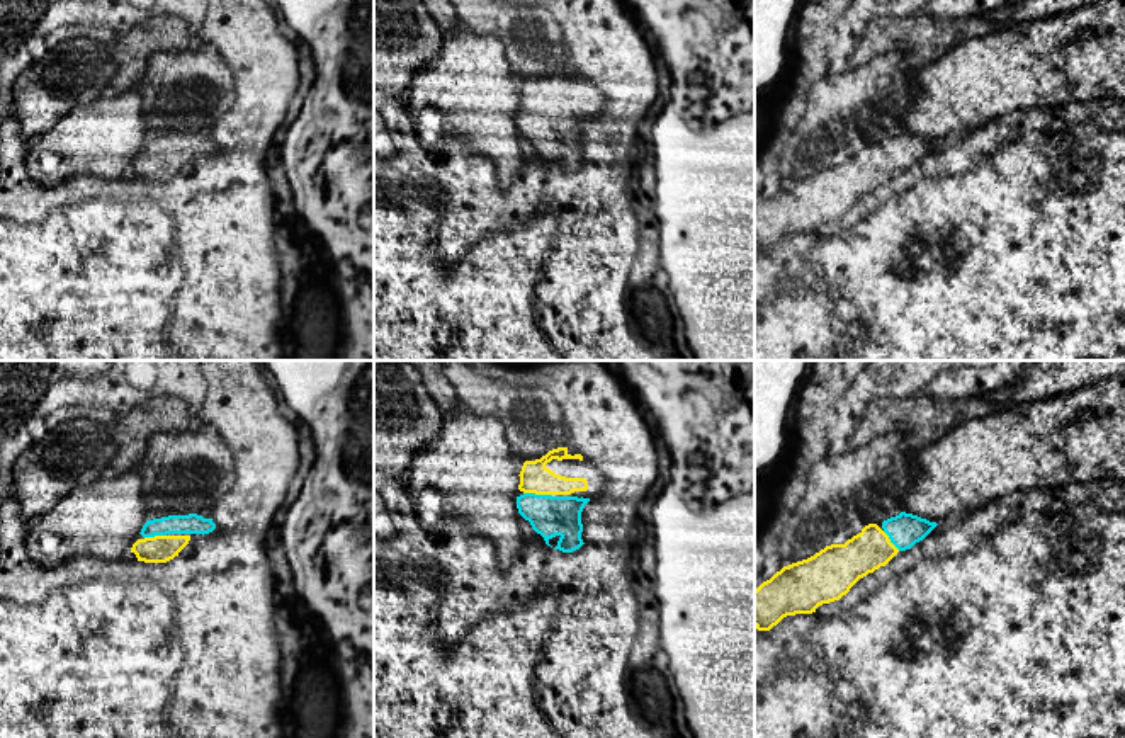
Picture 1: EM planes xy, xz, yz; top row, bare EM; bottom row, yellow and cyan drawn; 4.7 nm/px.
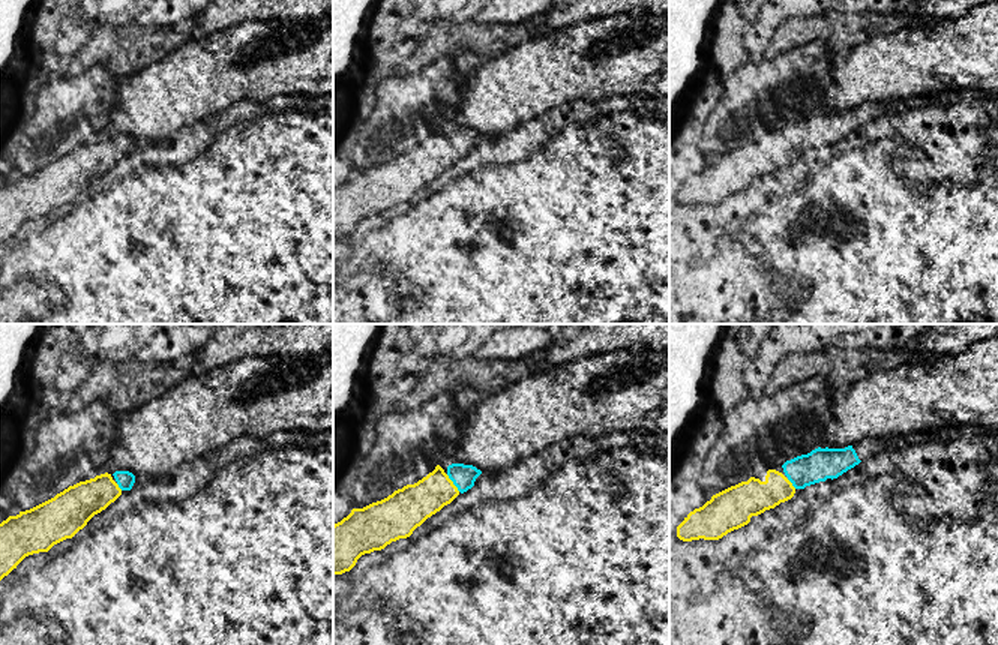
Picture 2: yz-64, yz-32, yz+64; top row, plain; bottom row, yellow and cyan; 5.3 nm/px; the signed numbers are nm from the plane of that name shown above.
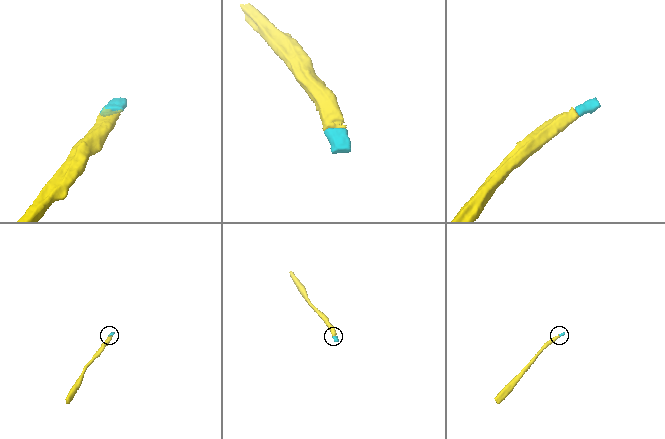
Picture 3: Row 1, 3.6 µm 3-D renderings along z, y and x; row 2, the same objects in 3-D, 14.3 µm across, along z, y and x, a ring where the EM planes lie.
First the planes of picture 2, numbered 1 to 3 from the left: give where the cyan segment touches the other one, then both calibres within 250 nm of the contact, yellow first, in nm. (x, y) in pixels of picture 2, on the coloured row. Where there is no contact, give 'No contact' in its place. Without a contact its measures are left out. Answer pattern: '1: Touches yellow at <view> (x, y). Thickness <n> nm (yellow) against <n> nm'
1: Touches yellow at yz-64 (117, 486). Thickness 220 nm (yellow) against 90 nm
2: Touches yellow at yz-32 (452, 483). Thickness 220 nm (yellow) against 130 nm
3: Touches yellow at yz+64 (791, 483). Thickness 190 nm (yellow) against 170 nm

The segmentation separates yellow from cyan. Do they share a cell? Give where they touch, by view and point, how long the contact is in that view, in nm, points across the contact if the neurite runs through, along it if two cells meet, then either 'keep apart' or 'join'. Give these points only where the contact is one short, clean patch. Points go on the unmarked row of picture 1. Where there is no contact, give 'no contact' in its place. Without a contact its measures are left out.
contact xz (537, 113); length 130 nm; join

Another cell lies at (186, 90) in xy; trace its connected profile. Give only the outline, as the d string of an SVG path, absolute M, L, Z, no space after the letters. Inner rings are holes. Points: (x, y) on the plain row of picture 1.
M209 43L151 53L136 90L148 139L212 131L235 104L233 75Z

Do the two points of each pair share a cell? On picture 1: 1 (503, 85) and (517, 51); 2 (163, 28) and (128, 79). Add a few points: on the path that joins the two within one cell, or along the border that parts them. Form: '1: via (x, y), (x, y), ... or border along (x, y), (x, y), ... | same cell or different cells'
1: border along (480, 33), (495, 36), (508, 60) | different cells
2: via (150, 36), (135, 51), (131, 65) | same cell

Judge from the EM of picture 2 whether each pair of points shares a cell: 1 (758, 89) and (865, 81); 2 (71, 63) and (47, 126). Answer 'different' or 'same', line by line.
1: different
2: different

